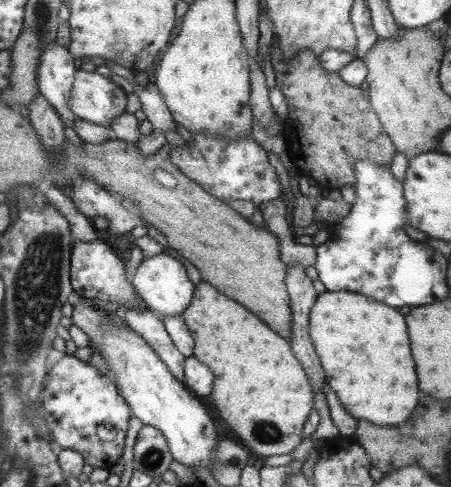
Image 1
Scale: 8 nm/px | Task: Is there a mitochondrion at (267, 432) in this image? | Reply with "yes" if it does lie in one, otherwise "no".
yes

